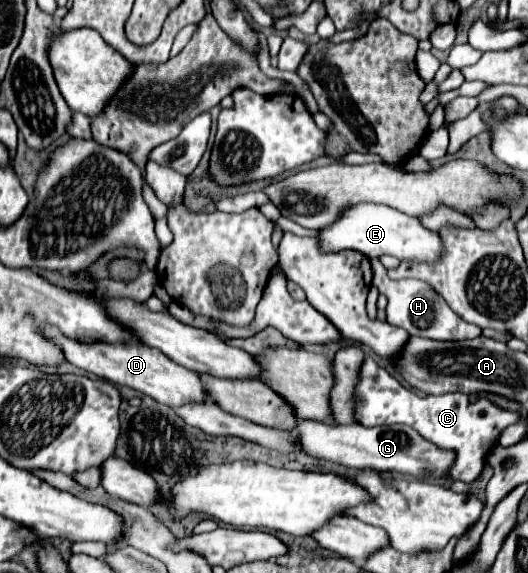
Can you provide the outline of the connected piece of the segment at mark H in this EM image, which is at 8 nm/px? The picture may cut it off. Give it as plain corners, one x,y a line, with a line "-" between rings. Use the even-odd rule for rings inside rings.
390,279
390,283
386,283
378,291
388,297
386,321
396,325
396,327
404,327
410,335
420,335
420,337
436,339
436,341
460,341
460,339
474,339
474,337
478,337
482,333
480,327
460,319
448,307
448,303
424,281
416,281
416,279
392,281

